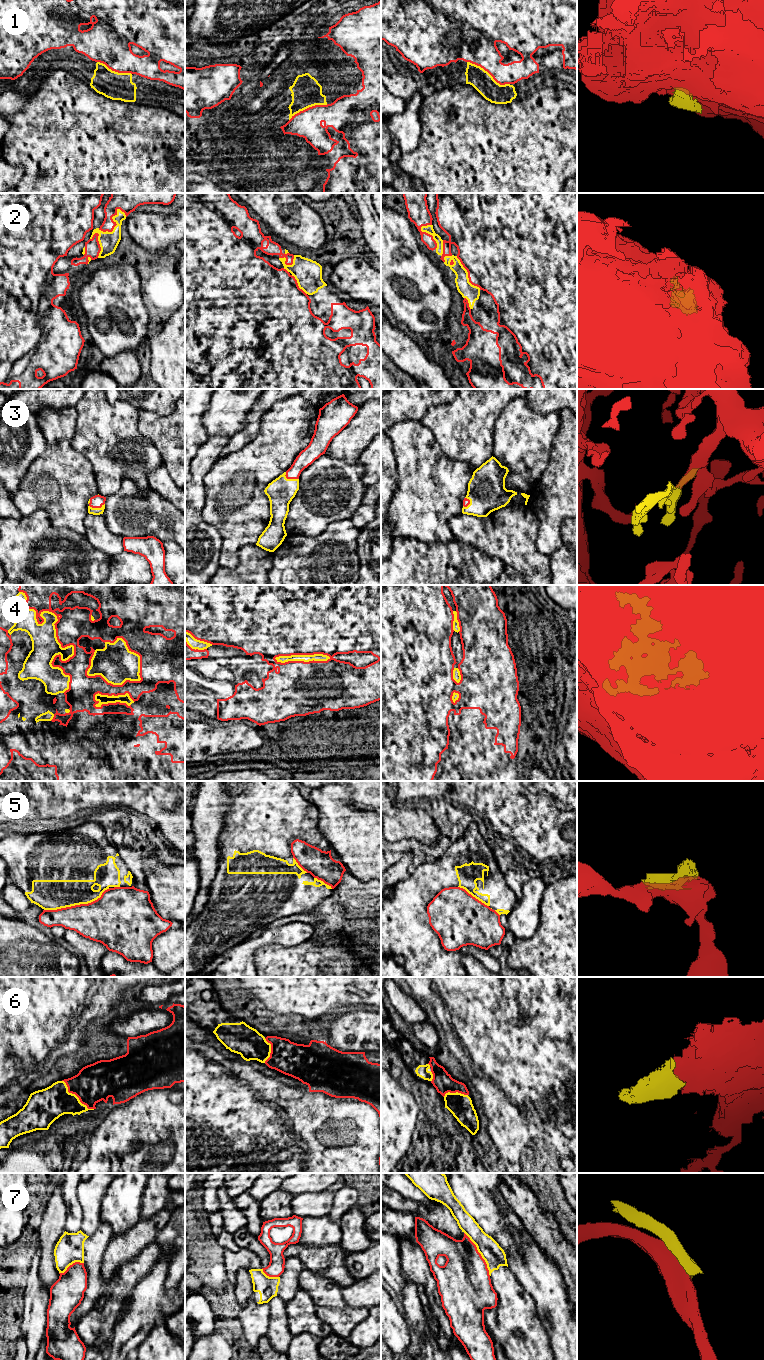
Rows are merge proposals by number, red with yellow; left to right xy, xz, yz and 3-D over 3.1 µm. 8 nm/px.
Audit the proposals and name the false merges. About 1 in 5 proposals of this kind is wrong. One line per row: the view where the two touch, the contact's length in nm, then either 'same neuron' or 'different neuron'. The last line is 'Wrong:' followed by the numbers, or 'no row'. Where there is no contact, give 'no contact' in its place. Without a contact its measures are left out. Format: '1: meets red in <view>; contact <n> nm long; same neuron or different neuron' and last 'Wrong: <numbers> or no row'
1: meets red in yz; contact 400 nm long; same neuron
2: meets red in xy; contact 260 nm long; same neuron
3: meets red in xz; contact 130 nm long; same neuron
4: meets red in xy; contact 750 nm long; same neuron
5: meets red in xy; contact 550 nm long; different neuron
6: meets red in xy; contact 340 nm long; same neuron
7: meets red in yz; contact 400 nm long; different neuron
Wrong: 5, 7

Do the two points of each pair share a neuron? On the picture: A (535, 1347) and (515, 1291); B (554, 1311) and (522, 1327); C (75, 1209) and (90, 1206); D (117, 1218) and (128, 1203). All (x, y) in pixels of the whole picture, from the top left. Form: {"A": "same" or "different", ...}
{"A": "same", "B": "different", "C": "different", "D": "same"}

